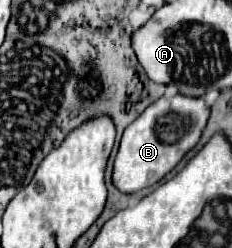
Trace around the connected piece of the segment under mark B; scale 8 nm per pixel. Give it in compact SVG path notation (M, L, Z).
M182 94L160 98L150 104L122 134L112 168L114 188L122 194L132 194L160 182L182 160L182 156L196 146L208 114L210 106L202 98L188 98Z

